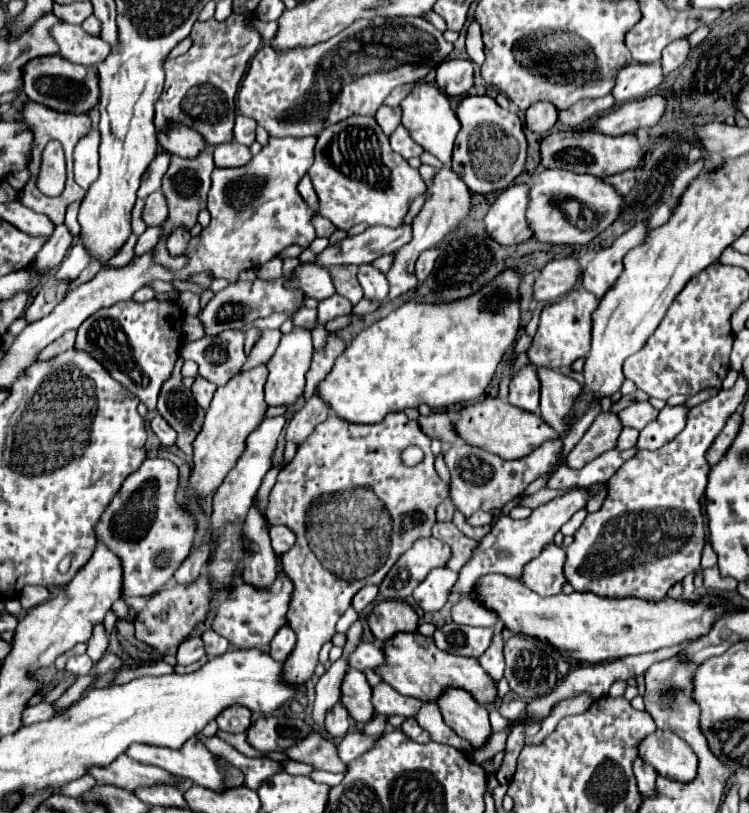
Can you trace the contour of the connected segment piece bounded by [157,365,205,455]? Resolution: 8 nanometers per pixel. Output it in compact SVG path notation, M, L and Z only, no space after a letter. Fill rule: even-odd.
M177 365L161 389L157 411L177 431L179 437L175 445L185 455L193 455L193 441L203 427L205 409L199 407L191 391L181 385L181 379L177 377Z

